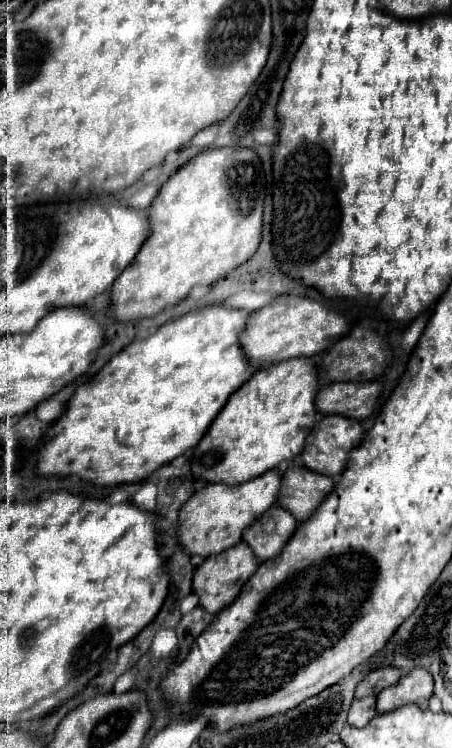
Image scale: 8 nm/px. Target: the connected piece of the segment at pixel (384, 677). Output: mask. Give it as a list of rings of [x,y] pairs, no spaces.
[[[378,666],[376,670],[372,670],[358,686],[356,686],[356,698],[366,698],[370,694],[380,694],[384,688],[392,686],[398,682],[396,678],[396,670],[394,666]]]

